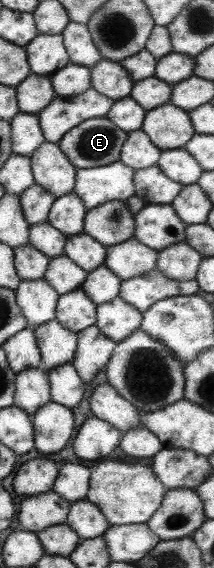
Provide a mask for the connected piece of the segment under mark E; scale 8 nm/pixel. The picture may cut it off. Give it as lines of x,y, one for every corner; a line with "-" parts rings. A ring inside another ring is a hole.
91,118
84,119
79,125
65,132
57,146
73,167
79,169
99,167
119,159
120,149
126,137
127,132
117,129
107,118

